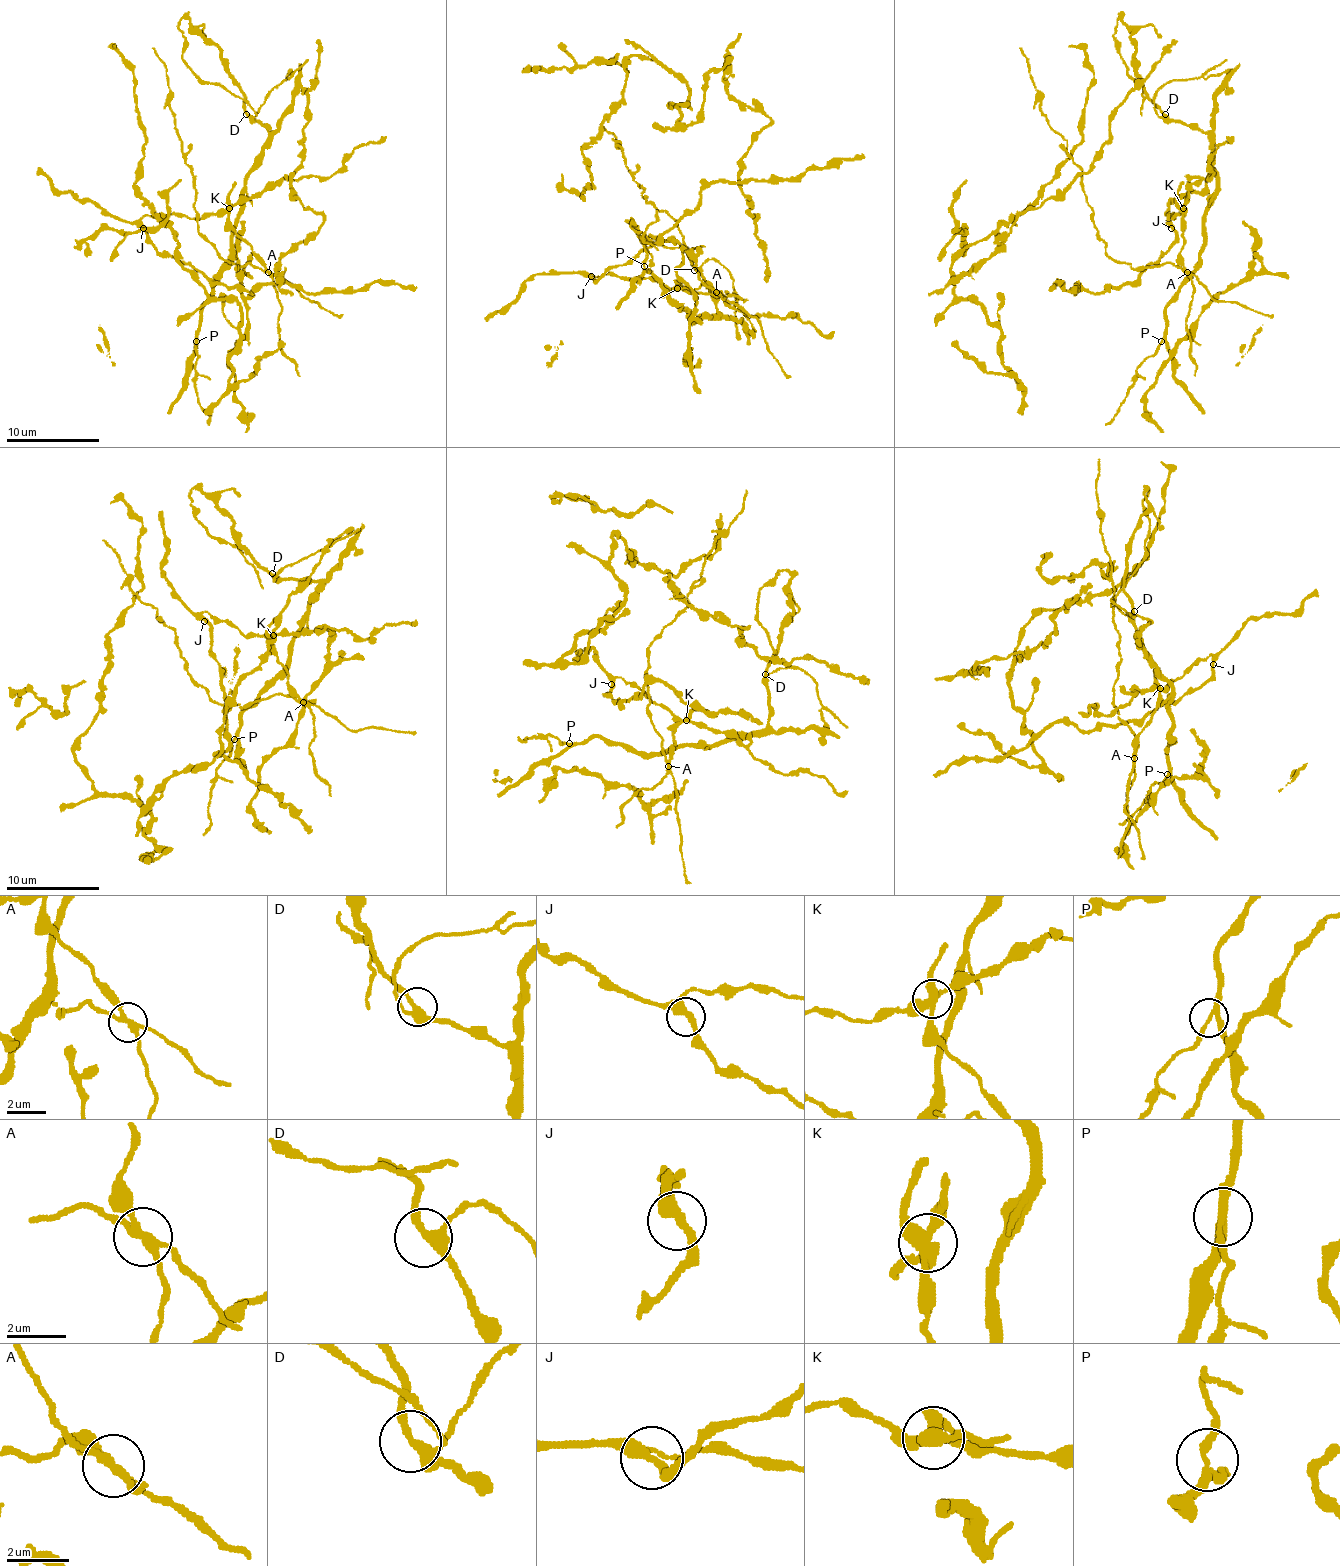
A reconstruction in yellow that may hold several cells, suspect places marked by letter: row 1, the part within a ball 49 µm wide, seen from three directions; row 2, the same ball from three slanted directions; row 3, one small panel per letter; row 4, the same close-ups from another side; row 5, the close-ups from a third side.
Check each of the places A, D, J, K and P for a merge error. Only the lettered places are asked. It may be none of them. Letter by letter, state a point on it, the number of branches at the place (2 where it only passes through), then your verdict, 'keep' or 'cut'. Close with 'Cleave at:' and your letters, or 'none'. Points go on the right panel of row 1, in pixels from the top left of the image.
A: place (1187, 272); branches 4; cut
D: place (1165, 114); branches 3; keep
J: place (1171, 228); branches 3; keep
K: place (1183, 208); branches 4; cut
P: place (1161, 341); branches 3; cut
Cleave at: A, K, P

